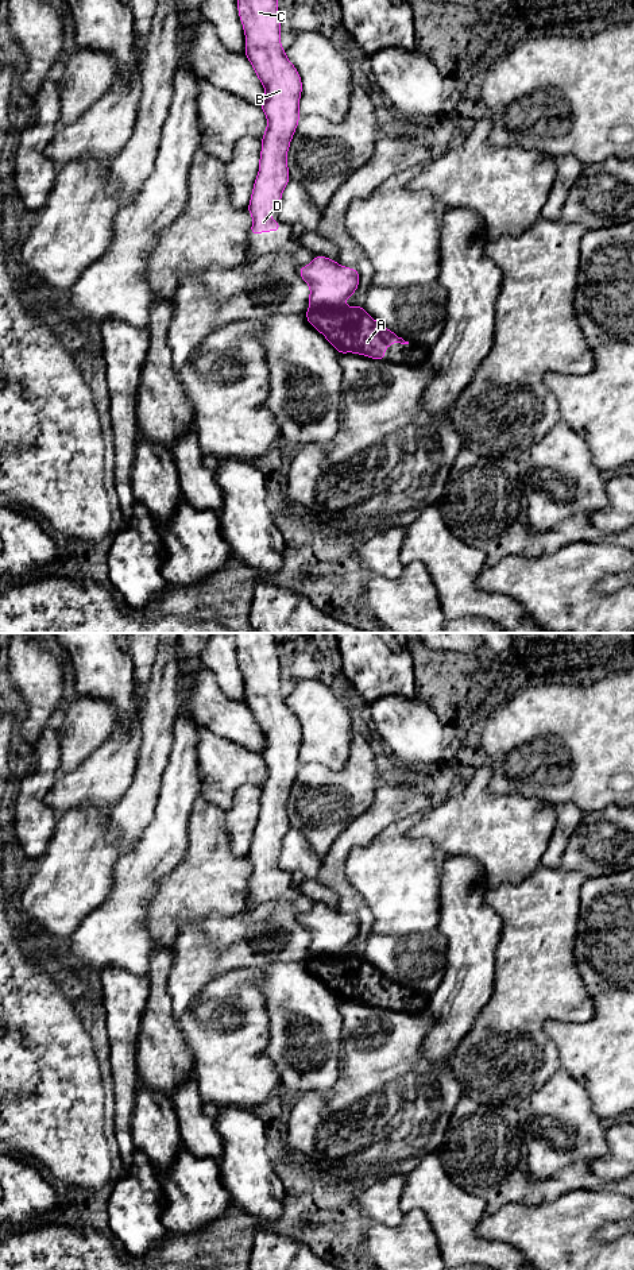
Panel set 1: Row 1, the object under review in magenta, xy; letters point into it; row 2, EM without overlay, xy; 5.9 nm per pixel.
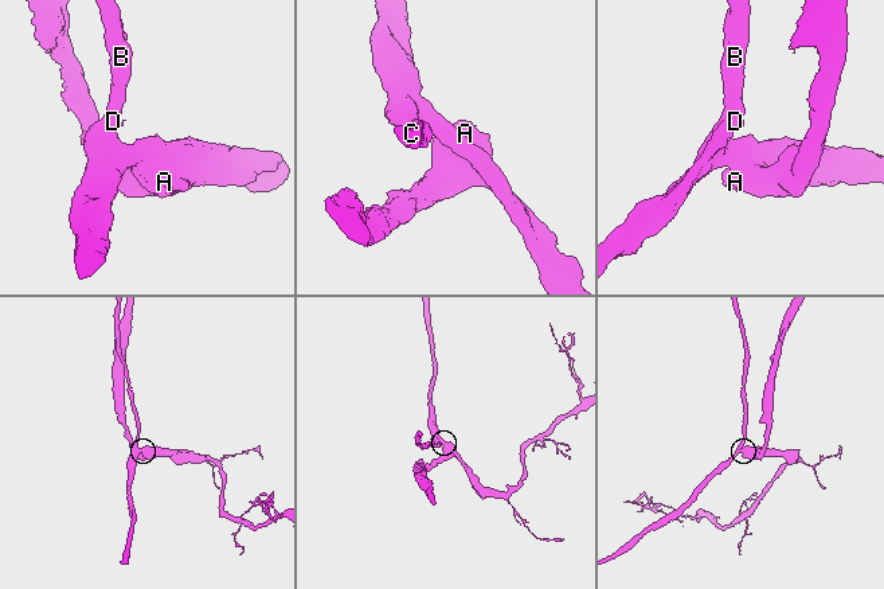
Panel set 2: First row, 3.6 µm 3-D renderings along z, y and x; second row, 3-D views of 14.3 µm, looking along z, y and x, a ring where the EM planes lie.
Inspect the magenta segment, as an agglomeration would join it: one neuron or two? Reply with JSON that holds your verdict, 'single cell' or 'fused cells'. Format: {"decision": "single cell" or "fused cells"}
{"decision": "fused cells"}

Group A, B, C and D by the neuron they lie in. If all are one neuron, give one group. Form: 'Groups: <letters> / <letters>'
Groups: A / B C D

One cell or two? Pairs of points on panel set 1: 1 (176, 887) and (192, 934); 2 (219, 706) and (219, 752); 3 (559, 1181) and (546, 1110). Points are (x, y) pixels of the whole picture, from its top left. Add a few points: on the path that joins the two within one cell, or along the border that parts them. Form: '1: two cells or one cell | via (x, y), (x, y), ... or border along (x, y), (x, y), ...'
1: two cells | border along (219, 913), (208, 913), (186, 921), (170, 944)
2: two cells | border along (197, 724), (248, 748)
3: two cells | border along (586, 1162), (572, 1162), (540, 1180), (526, 1166)

